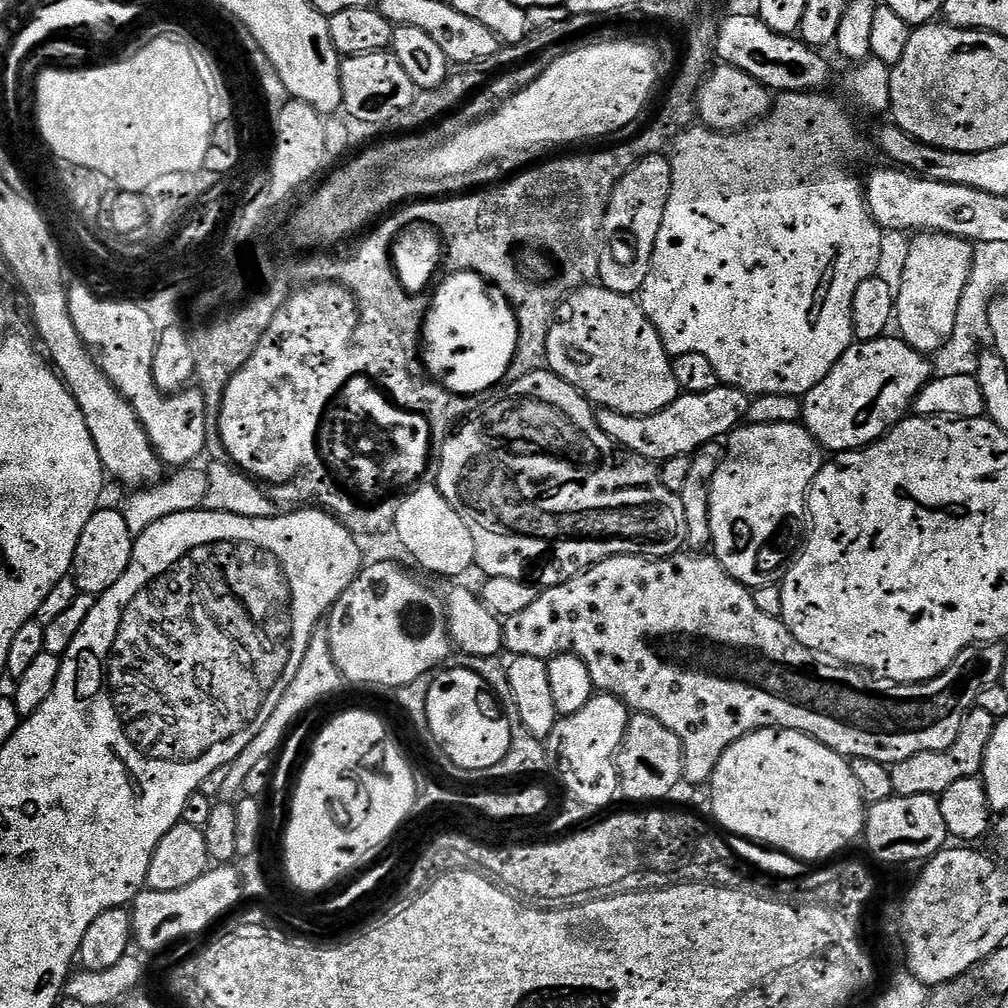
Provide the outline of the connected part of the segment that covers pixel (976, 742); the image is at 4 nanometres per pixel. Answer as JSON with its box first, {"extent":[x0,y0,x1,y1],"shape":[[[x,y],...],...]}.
{"extent":[890,707,996,798],"shape":[[[973,707],[962,722],[962,730],[958,730],[958,738],[946,750],[914,754],[914,758],[906,758],[902,762],[891,765],[890,779],[894,785],[895,795],[926,794],[938,798],[953,782],[959,782],[961,778],[979,777],[984,767],[986,746],[990,746],[990,734],[994,734],[996,721],[994,714]]]}

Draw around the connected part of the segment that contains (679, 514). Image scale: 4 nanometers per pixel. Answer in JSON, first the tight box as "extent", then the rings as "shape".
{"extent":[434,370,686,589],"shape":[[[550,370],[530,373],[524,378],[519,378],[518,381],[512,382],[505,392],[492,397],[482,407],[469,413],[468,419],[463,421],[444,443],[440,469],[434,484],[446,498],[446,502],[454,506],[458,518],[466,522],[466,530],[470,530],[470,538],[474,538],[475,567],[481,568],[485,577],[527,580],[541,589],[553,588],[562,582],[573,580],[580,573],[606,558],[615,556],[663,558],[677,555],[685,547],[686,510],[682,510],[680,493],[671,492],[666,490],[666,486],[662,486],[660,473],[653,461],[628,452],[615,444],[600,429],[600,424],[596,421],[596,412],[587,398],[577,388],[570,386],[570,382],[555,376]]]}

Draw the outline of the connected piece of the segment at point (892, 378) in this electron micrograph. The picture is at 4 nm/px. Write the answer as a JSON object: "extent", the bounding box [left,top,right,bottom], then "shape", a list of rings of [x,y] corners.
{"extent":[802,334,934,454],"shape":[[[885,334],[878,340],[853,343],[852,347],[842,354],[842,358],[838,358],[830,374],[826,374],[826,378],[822,378],[822,382],[818,382],[814,390],[803,396],[802,423],[808,433],[820,443],[821,449],[839,454],[868,447],[887,432],[891,432],[909,415],[917,394],[933,379],[934,364],[925,353],[916,351],[907,339],[891,340],[890,337],[891,335]]]}

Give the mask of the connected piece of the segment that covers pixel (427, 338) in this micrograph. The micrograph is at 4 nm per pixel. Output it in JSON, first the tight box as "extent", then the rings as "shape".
{"extent":[422,274,519,394],"shape":[[[457,274],[455,279],[447,280],[443,286],[433,292],[430,310],[424,319],[422,329],[422,355],[424,365],[430,374],[444,379],[447,389],[456,389],[458,394],[470,394],[479,388],[487,388],[489,379],[494,375],[494,368],[488,365],[488,356],[496,352],[496,332],[504,336],[508,332],[508,348],[514,350],[519,344],[519,324],[516,321],[516,309],[504,297],[502,292],[492,287],[488,281],[480,276],[474,277],[467,274]]]}

